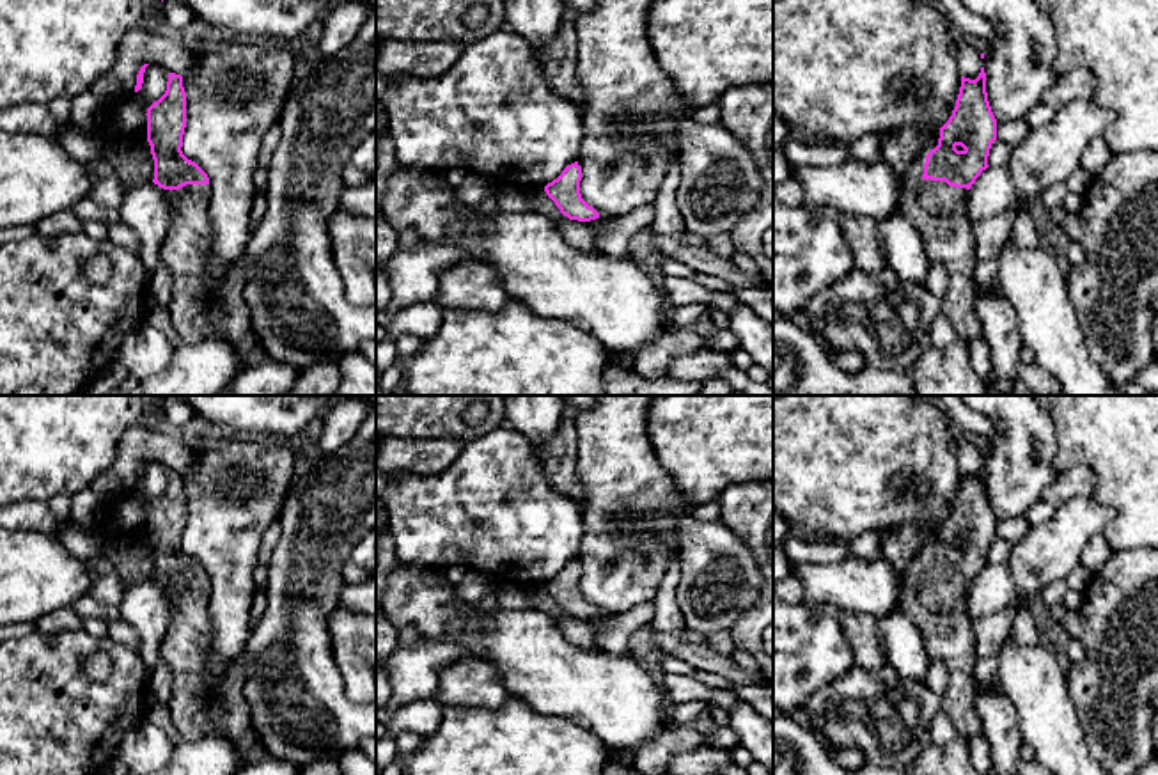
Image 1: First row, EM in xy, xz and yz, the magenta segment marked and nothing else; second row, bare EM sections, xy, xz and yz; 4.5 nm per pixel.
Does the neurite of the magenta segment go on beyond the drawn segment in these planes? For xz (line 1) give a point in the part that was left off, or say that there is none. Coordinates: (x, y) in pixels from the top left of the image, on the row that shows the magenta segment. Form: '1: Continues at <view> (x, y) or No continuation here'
1: No continuation here

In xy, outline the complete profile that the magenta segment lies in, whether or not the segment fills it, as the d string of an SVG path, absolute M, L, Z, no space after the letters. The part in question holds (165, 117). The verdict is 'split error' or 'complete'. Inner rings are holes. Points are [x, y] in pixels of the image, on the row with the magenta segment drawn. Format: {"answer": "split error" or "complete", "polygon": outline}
{"answer": "split error", "polygon": "M168 73L165 94L147 108L145 115L147 142L154 160L153 183L170 192L168 197L174 207L172 225L160 247L160 262L172 275L172 298L167 305L172 326L181 342L193 344L220 335L227 339L246 362L254 362L259 356L257 339L252 328L250 309L243 298L245 277L241 261L234 262L216 282L216 298L209 303L202 301L202 294L213 280L207 264L213 239L209 223L211 184L207 174L181 151L186 128L186 94L181 74Z"}

